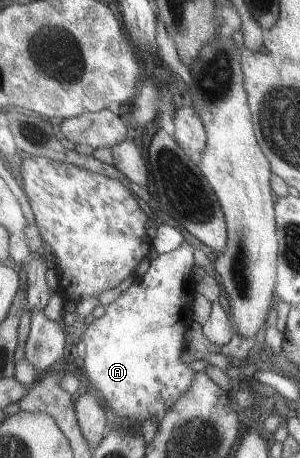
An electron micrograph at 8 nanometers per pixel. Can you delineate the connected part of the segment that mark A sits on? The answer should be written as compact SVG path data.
M185 242L176 250L167 253L159 253L155 259L150 260L150 266L146 273L142 276L138 275L129 289L115 302L106 305L106 313L101 318L95 319L91 325L86 326L82 338L83 342L86 344L83 368L88 376L88 380L92 383L94 388L106 398L106 402L112 406L112 410L114 410L118 416L128 416L128 418L130 418L132 422L136 422L136 424L144 424L146 420L152 420L152 418L154 418L157 421L157 428L159 428L159 424L164 420L168 411L174 406L175 401L186 395L190 387L193 387L193 380L197 372L190 368L186 358L184 358L184 356L186 356L184 348L186 348L186 332L188 332L188 328L194 324L192 300L194 300L194 290L196 290L197 284L196 278L194 278L194 248L192 244Z

